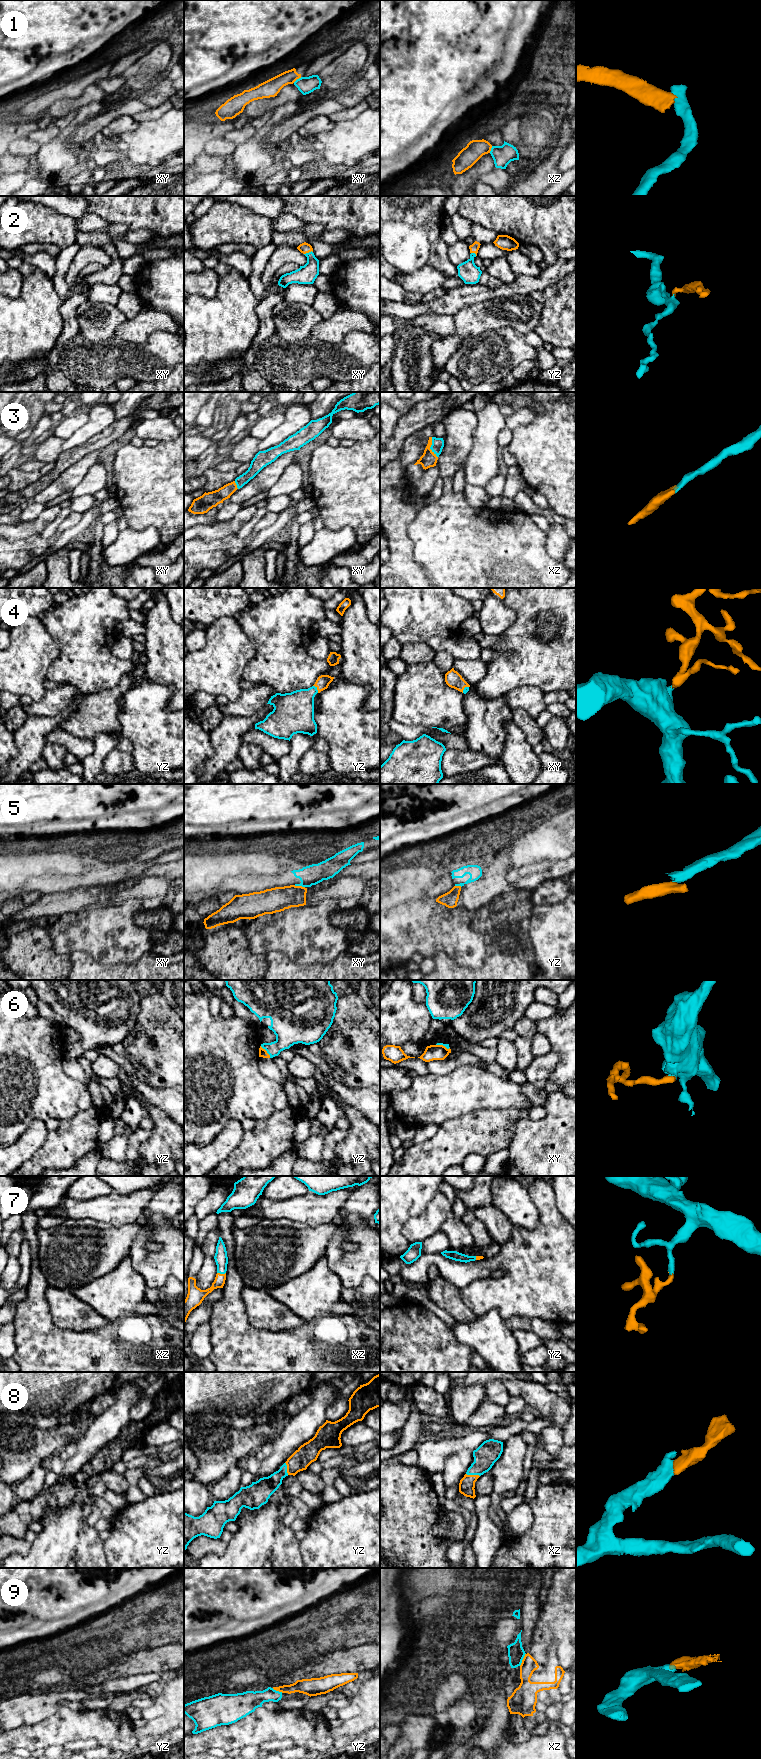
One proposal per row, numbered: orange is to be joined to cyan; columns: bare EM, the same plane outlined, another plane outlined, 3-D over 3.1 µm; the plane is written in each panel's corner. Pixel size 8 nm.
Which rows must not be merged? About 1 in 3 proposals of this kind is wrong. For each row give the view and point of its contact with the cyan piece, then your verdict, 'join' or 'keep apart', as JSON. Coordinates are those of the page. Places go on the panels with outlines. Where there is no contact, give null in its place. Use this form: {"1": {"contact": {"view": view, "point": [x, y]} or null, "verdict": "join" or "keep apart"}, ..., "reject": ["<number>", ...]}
{"1": {"contact": {"view": "xy", "point": [297, 79]}, "verdict": "keep apart"}, "2": {"contact": {"view": "xy", "point": [309, 252]}, "verdict": "join"}, "3": {"contact": {"view": "xz", "point": [430, 447]}, "verdict": "join"}, "4": {"contact": {"view": "yz", "point": [316, 689]}, "verdict": "join"}, "5": {"contact": {"view": "xy", "point": [299, 885]}, "verdict": "keep apart"}, "6": {"contact": {"view": "yz", "point": [266, 1050]}, "verdict": "join"}, "7": {"contact": {"view": "xz", "point": [221, 1273]}, "verdict": "join"}, "8": {"contact": {"view": "xz", "point": [473, 1474]}, "verdict": "join"}, "9": {"contact": {"view": "xz", "point": [522, 1659]}, "verdict": "keep apart"}, "reject": ["1", "5", "9"]}

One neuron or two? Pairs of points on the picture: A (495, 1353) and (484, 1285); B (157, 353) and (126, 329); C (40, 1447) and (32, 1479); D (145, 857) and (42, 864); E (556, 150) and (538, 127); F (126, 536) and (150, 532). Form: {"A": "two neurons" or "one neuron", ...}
{"A": "two neurons", "B": "two neurons", "C": "two neurons", "D": "two neurons", "E": "two neurons", "F": "one neuron"}

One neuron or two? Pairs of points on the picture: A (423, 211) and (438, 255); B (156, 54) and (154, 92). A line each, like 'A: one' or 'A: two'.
A: one
B: two

